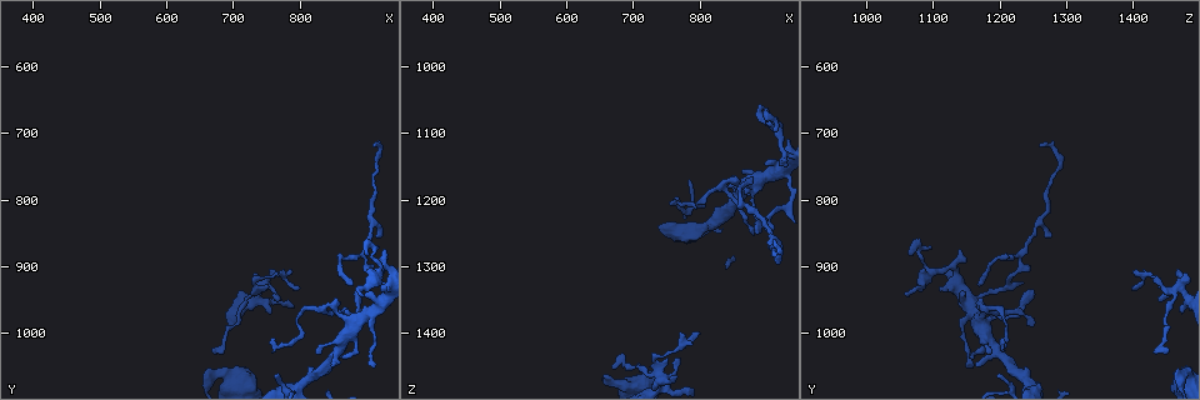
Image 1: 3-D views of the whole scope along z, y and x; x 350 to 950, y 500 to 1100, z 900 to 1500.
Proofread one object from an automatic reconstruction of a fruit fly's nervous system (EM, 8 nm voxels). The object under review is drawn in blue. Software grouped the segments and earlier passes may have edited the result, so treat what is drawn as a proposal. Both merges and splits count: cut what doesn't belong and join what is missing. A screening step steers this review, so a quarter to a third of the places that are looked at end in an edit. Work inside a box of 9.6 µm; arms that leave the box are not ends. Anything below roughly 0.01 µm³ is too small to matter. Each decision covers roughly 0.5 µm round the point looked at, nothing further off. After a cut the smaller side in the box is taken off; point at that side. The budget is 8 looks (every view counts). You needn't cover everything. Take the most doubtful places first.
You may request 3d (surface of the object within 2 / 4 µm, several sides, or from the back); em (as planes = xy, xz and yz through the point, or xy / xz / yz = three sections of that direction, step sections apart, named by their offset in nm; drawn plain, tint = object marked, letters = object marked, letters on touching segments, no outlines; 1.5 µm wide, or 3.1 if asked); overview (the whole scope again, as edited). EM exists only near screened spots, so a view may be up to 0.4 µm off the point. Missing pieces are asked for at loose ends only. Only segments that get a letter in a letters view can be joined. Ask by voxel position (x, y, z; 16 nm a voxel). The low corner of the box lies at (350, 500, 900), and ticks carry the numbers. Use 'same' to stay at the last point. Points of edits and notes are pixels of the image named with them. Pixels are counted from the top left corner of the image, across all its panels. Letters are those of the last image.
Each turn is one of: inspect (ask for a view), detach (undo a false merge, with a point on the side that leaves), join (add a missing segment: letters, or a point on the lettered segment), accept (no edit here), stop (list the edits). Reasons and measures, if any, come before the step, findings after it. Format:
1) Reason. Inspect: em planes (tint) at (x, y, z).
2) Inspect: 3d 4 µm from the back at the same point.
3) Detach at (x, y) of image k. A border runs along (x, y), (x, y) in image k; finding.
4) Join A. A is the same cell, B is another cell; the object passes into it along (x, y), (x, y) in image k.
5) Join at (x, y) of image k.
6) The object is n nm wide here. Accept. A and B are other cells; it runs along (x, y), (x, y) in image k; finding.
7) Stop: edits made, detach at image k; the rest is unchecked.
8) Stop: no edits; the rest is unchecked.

A narrow waist. Inspect: 3d 4 µm at (880, 980, 1225).

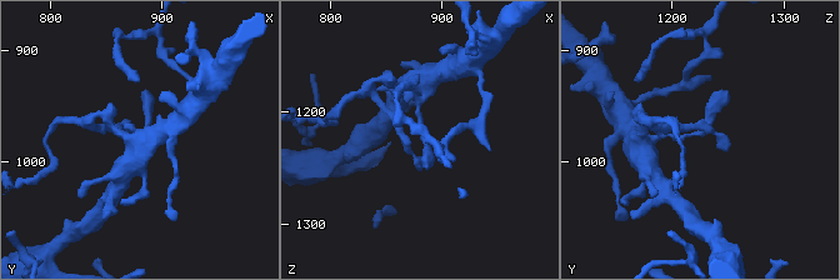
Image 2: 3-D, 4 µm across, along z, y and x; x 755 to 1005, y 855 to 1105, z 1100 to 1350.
Shape alone is not enough. Inspect: em xy step 4 (tint) at (882, 974, 1224).

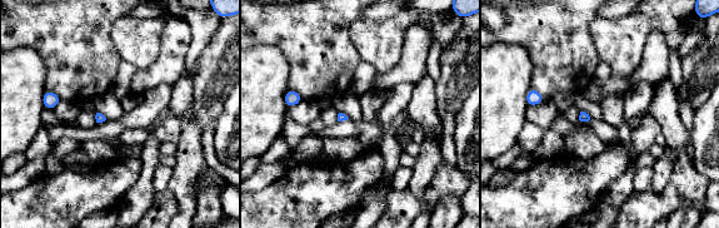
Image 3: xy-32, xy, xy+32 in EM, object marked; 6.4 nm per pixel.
Inspect: em planes (letters) at the same point.

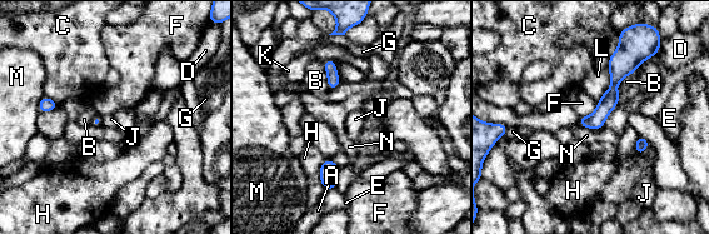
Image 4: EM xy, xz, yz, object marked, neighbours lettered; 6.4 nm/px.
The object is 60 nm wide here. Accept. A, B, C, D, E, F, G, H, J, K, L, M and N are other cells; one cell here.

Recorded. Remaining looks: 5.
Tapers out. Inspect: 3d 2 µm at (910, 725, 1260).

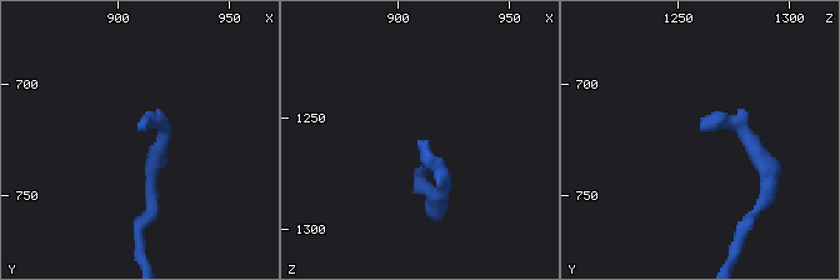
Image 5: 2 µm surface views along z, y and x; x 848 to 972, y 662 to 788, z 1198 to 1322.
Shape alone is not enough. Inspect: em xy step 4 (letters) at (909, 721, 1260).

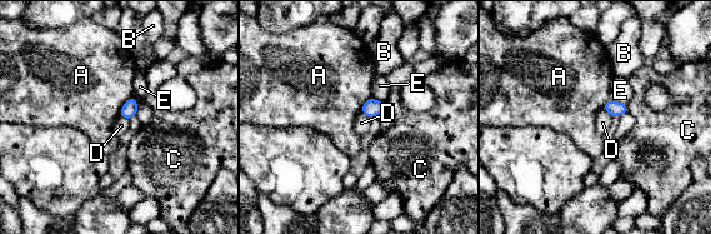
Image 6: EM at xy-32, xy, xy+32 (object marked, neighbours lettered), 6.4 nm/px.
Another direction. Inspect: em planes (letters) at the same point.

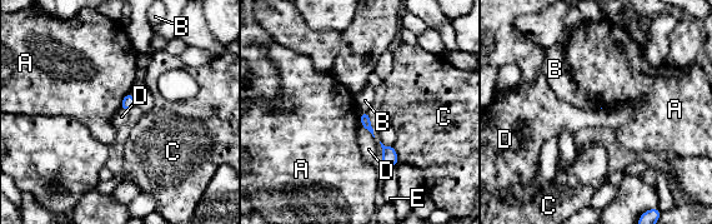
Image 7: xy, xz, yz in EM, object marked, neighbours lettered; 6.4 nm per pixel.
Accept. A, B, C, D and E are other cells; none of them fits.

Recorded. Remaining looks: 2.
Stop: no edits; the rest is unchecked.

